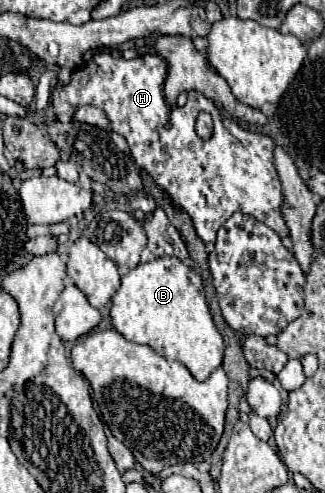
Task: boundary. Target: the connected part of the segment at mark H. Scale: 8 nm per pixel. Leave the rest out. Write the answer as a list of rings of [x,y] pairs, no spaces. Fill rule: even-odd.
[[[98,53],[84,67],[78,67],[66,85],[54,87],[52,107],[62,123],[74,121],[76,109],[82,105],[102,109],[110,121],[110,129],[128,141],[128,147],[138,167],[142,167],[154,179],[156,187],[170,199],[170,203],[176,209],[190,215],[192,225],[204,243],[214,243],[216,231],[236,211],[256,217],[258,221],[274,229],[280,237],[286,237],[288,227],[280,213],[282,187],[274,167],[272,139],[243,129],[238,122],[225,118],[210,99],[206,99],[196,91],[188,92],[188,101],[184,107],[170,107],[164,99],[164,79],[166,79],[166,61],[160,55],[142,55],[138,59],[128,61],[122,57],[112,57],[110,53]],[[200,111],[212,115],[213,134],[208,141],[202,141],[194,131],[194,123]]]

